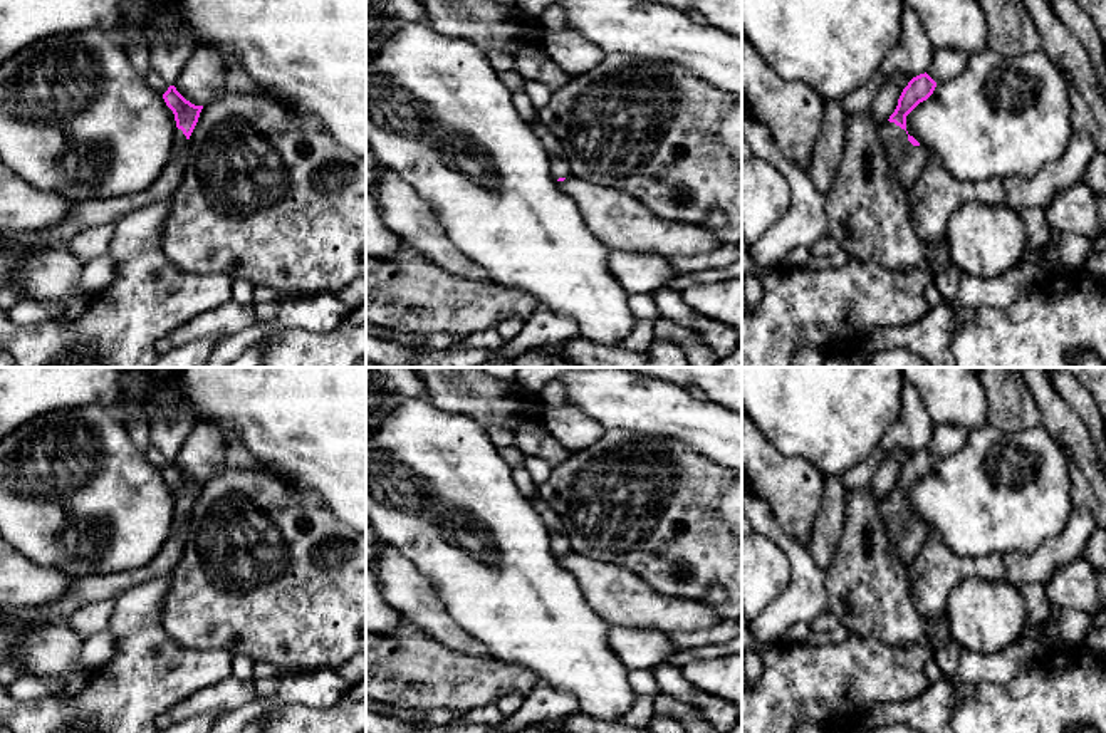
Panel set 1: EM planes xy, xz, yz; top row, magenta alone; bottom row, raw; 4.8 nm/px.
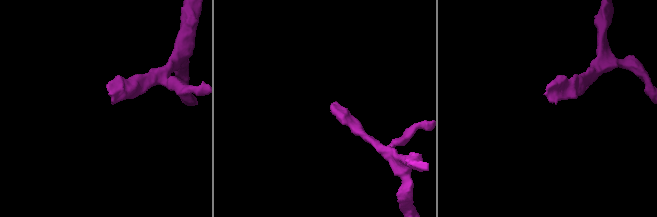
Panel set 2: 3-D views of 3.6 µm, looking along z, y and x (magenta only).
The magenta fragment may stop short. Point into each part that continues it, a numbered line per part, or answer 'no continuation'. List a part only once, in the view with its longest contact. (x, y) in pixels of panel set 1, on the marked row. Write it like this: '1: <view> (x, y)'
1: yz (907, 161)

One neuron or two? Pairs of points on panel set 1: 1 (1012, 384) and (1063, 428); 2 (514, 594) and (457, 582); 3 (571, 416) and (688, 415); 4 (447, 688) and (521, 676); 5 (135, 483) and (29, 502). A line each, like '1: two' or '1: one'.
1: two
2: one
3: two
4: one
5: one

